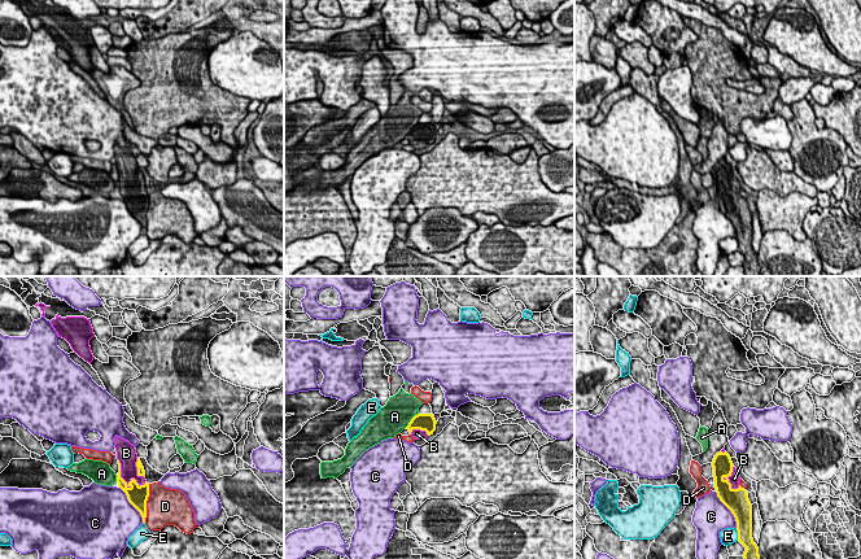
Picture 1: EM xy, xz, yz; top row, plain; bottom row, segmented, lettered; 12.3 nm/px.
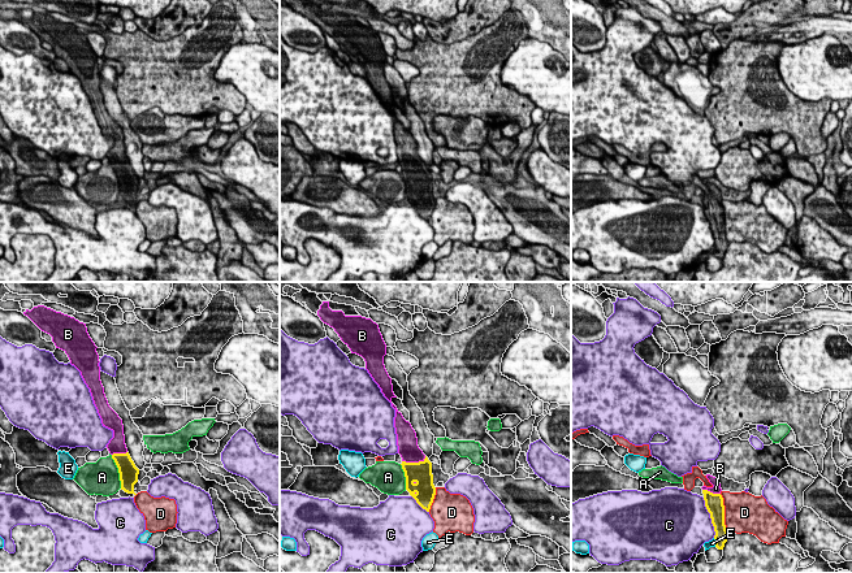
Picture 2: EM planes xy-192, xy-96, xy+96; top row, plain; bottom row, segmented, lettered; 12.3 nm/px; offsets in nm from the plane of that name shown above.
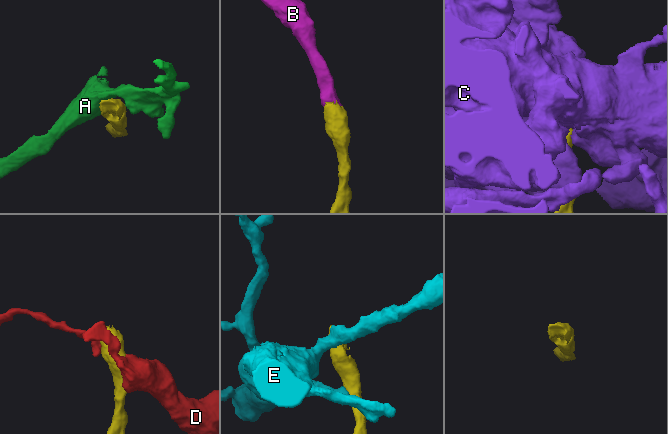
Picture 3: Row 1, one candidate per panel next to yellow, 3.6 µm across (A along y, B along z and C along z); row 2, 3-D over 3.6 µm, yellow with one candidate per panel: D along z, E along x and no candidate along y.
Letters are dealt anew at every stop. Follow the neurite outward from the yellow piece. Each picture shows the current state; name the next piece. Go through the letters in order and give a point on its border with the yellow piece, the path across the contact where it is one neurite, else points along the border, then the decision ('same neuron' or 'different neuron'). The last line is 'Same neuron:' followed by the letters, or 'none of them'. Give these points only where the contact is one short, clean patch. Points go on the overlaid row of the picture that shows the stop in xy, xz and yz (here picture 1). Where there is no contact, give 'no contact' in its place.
A: contact xz (411, 420); different neuron
B: contact xy (123, 480); same neuron
C: contact yz (729, 509); different neuron
D: contact xy (145, 503); different neuron
E: contact yz (738, 535); border yz (735, 529), (738, 540); different neuron
Same neuron: B

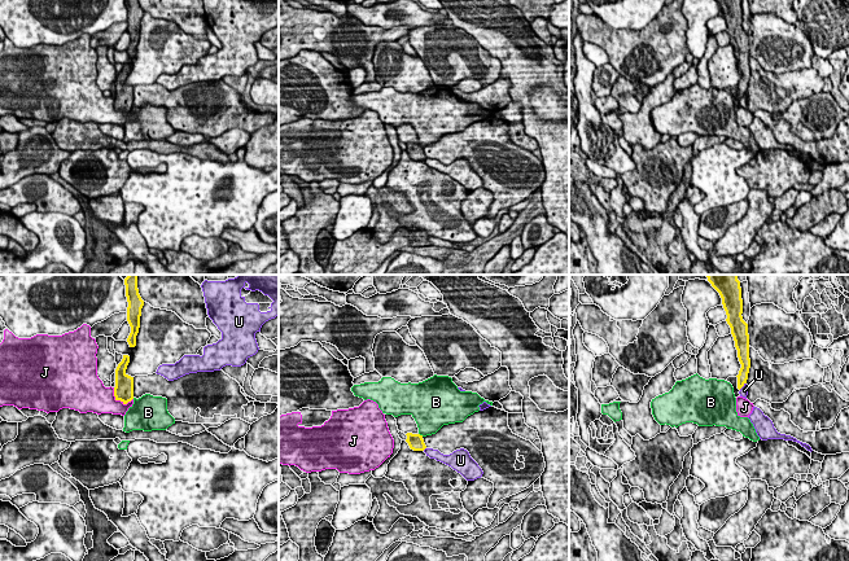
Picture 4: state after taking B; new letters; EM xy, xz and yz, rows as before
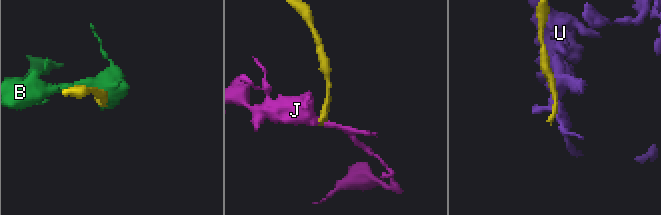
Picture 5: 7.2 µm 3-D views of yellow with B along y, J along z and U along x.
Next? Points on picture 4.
B: contact xz (421, 435); border xz (419, 433), (423, 435); different neuron
J: contact xy (119, 399); different neuron
U: contact xz (424, 448); border xz (425, 447), (423, 450); different neuron
Same neuron: none of them

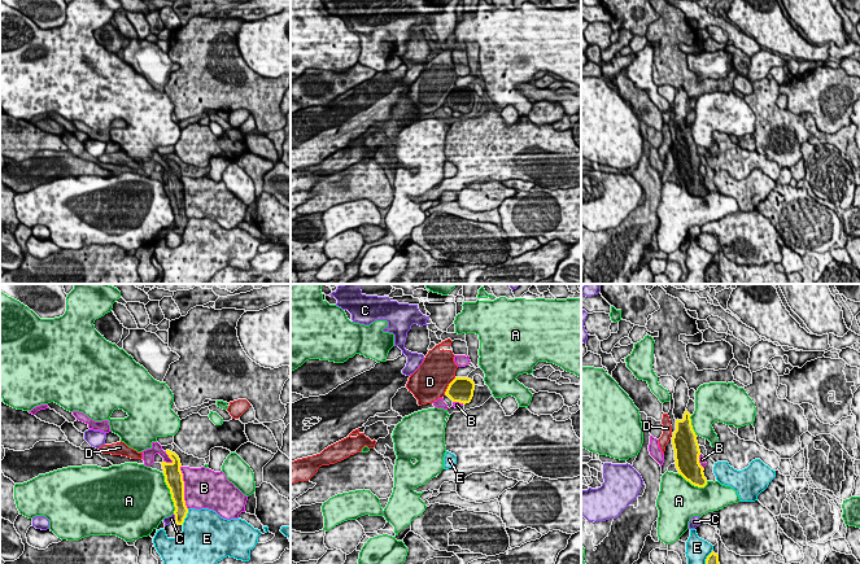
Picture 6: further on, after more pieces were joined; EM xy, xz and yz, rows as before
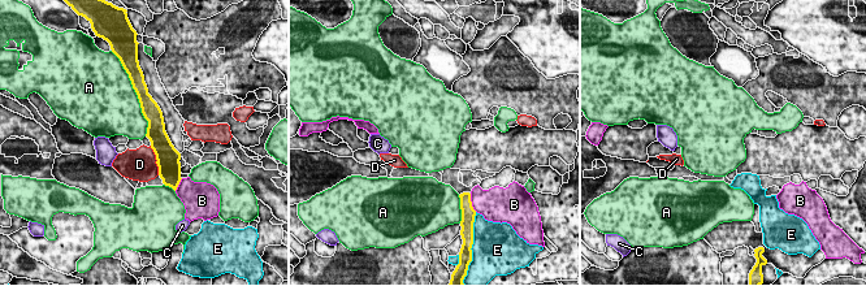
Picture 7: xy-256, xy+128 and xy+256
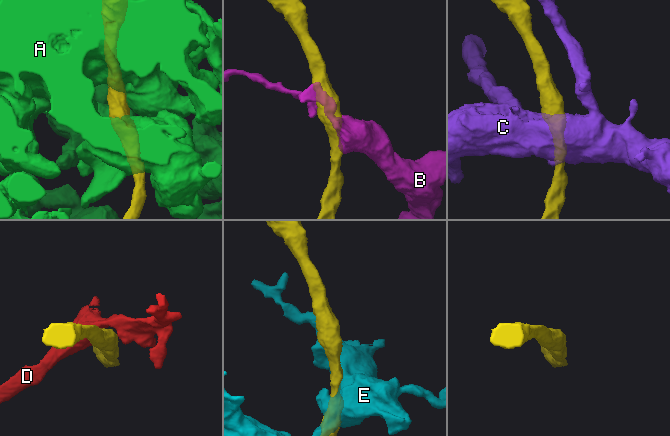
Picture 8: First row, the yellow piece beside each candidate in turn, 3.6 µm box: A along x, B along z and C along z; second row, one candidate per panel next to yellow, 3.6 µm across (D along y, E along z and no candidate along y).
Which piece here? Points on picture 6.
A: contact xy (170, 493); different neuron
B: contact xy (183, 488); different neuron
C: contact xy (175, 517); border xy (173, 514), (175, 521); different neuron
D: contact xz (448, 387); different neuron
E: contact xy (184, 517); different neuron
Same neuron: none of them

